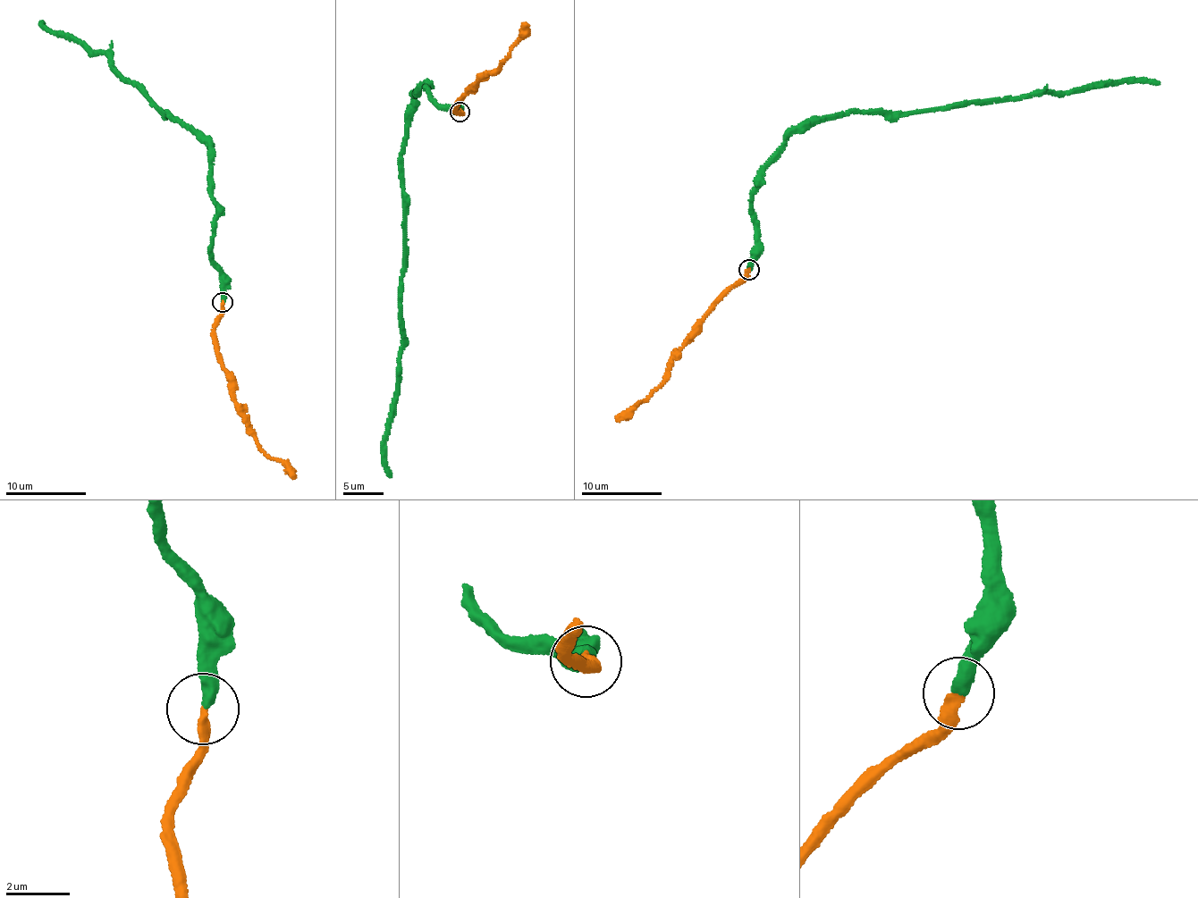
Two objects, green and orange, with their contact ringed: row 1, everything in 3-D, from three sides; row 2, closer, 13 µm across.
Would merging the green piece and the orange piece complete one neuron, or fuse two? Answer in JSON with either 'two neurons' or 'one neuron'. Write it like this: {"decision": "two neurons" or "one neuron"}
{"decision": "one neuron"}

